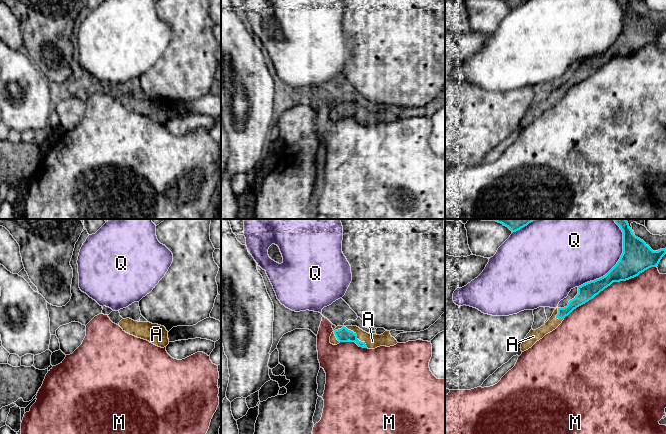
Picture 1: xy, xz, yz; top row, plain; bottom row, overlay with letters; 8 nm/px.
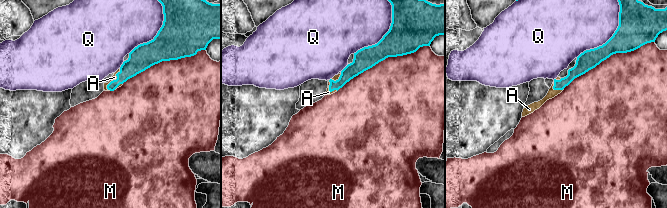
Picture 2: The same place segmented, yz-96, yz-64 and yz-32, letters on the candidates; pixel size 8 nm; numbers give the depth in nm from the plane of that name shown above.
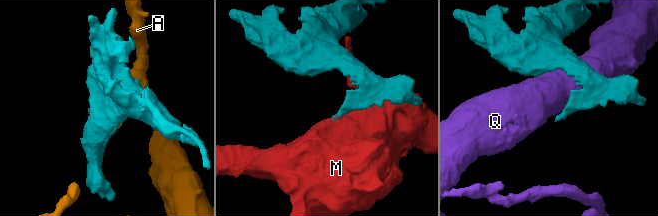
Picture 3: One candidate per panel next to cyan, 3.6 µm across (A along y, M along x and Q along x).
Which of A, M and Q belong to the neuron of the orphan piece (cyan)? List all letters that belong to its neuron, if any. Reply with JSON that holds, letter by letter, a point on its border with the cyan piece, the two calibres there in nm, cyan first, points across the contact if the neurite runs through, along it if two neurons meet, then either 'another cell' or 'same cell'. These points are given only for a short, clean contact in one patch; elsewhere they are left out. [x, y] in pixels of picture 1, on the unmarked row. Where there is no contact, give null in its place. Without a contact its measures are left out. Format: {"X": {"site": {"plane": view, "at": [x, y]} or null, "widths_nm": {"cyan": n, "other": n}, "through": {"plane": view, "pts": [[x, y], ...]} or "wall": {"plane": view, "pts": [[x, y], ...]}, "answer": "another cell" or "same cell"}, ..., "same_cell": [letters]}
{"A": {"site": {"plane": "xz", "at": [352, 107]}, "widths_nm": {"cyan": 110, "other": 120}, "answer": "same cell"}, "M": {"site": {"plane": "yz", "at": [609, 61]}, "widths_nm": {"cyan": 200, "other": 500}, "answer": "another cell"}, "Q": {"site": {"plane": "yz", "at": [617, 39]}, "widths_nm": {"cyan": 240, "other": 460}, "answer": "another cell"}, "same_cell": ["A"]}

